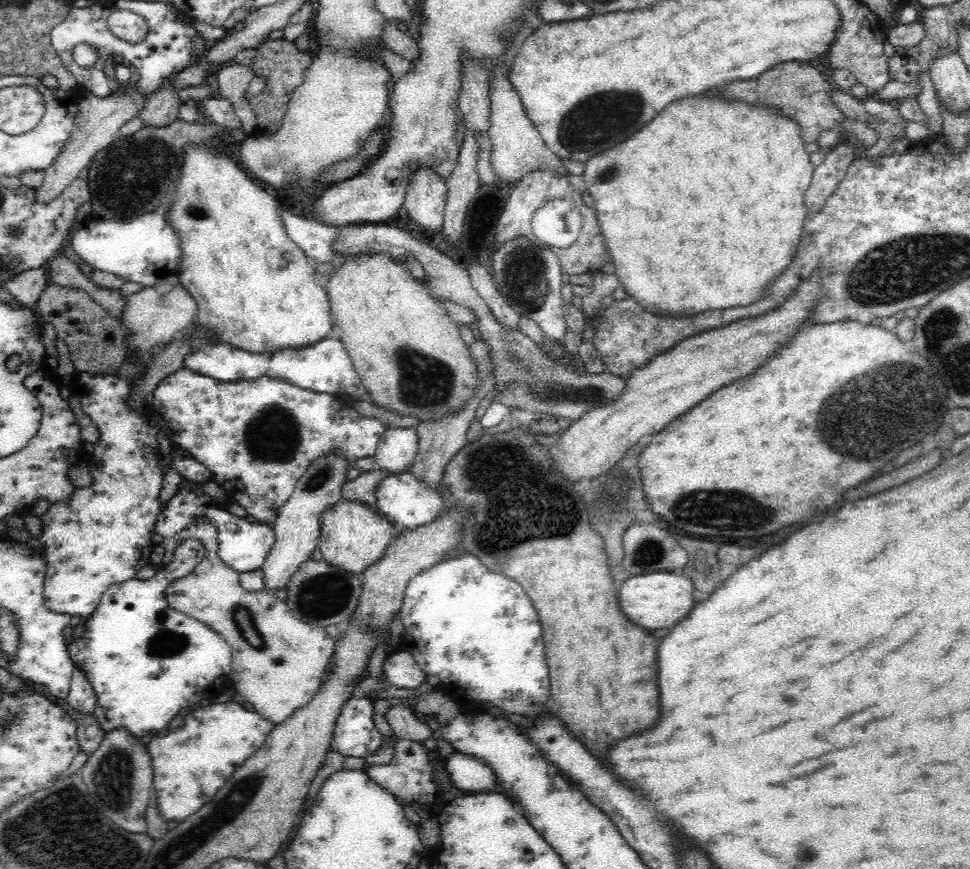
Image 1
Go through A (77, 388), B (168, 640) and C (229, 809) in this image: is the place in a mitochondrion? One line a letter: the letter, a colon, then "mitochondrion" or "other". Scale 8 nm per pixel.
A: other
B: mitochondrion
C: mitochondrion

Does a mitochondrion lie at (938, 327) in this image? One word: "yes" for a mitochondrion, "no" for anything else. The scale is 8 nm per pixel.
yes

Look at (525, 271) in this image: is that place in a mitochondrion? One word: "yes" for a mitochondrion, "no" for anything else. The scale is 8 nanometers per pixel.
yes

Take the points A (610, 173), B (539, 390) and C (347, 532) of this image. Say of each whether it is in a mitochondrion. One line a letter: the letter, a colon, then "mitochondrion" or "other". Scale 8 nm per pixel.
A: mitochondrion
B: mitochondrion
C: other

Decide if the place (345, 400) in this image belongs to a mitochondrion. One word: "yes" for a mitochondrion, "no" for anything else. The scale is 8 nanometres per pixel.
no

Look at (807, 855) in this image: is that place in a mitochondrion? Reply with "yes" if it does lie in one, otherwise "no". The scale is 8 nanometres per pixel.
no

